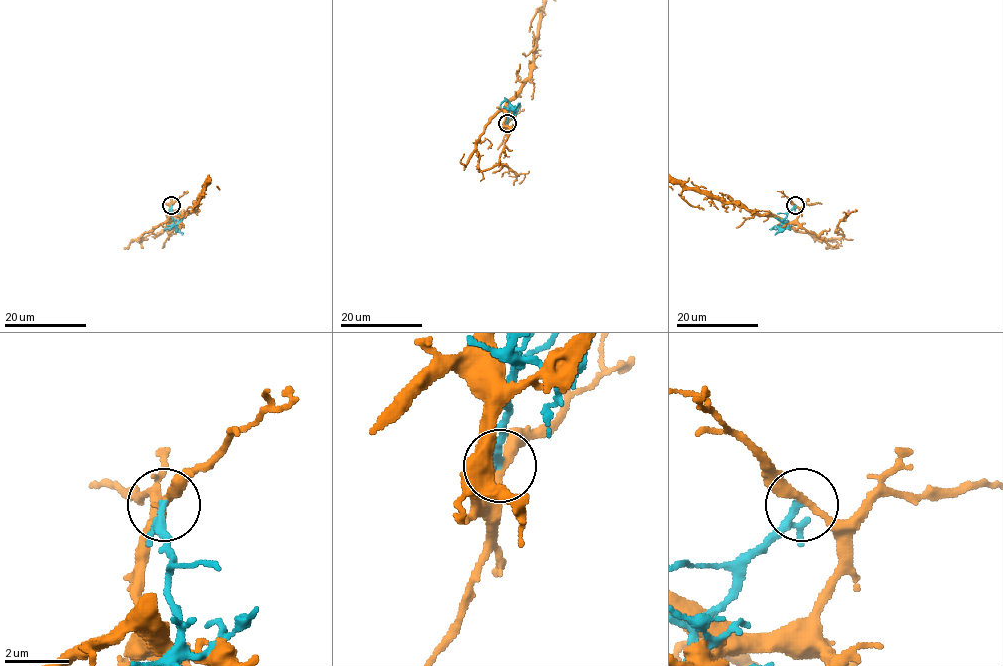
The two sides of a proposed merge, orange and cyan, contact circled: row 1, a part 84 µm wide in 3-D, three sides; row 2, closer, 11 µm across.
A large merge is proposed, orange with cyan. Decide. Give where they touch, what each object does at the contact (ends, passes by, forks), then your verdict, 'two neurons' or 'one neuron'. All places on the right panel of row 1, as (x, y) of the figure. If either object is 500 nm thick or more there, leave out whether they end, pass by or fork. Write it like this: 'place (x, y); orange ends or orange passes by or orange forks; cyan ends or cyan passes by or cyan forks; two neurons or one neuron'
place (795, 205); orange passes by; cyan forks; two neurons

